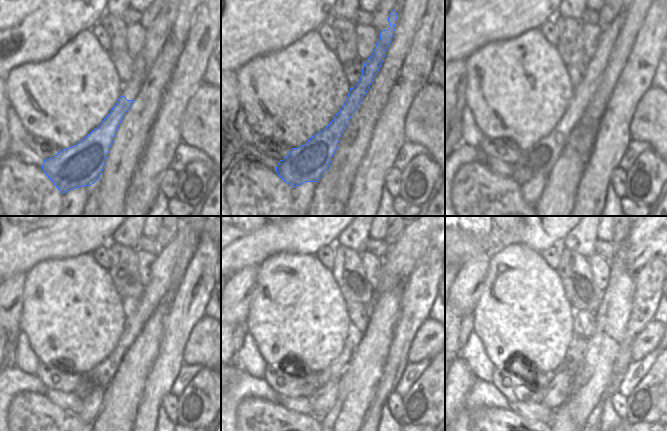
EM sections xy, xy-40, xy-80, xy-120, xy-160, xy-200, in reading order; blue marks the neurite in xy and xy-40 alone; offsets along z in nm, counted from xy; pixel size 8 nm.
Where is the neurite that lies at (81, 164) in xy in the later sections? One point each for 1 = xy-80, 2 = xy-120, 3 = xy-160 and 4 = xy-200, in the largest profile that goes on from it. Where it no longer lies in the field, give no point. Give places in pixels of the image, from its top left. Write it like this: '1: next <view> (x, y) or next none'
1: next xy-80 (540, 158)
2: next xy-120 (155, 292)
3: next xy-160 (418, 236)
4: next xy-200 (648, 239)

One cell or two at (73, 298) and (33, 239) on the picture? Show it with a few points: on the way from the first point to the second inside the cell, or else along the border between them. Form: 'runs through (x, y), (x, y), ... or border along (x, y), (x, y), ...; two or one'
border along (70, 257), (41, 260), (27, 272); two

